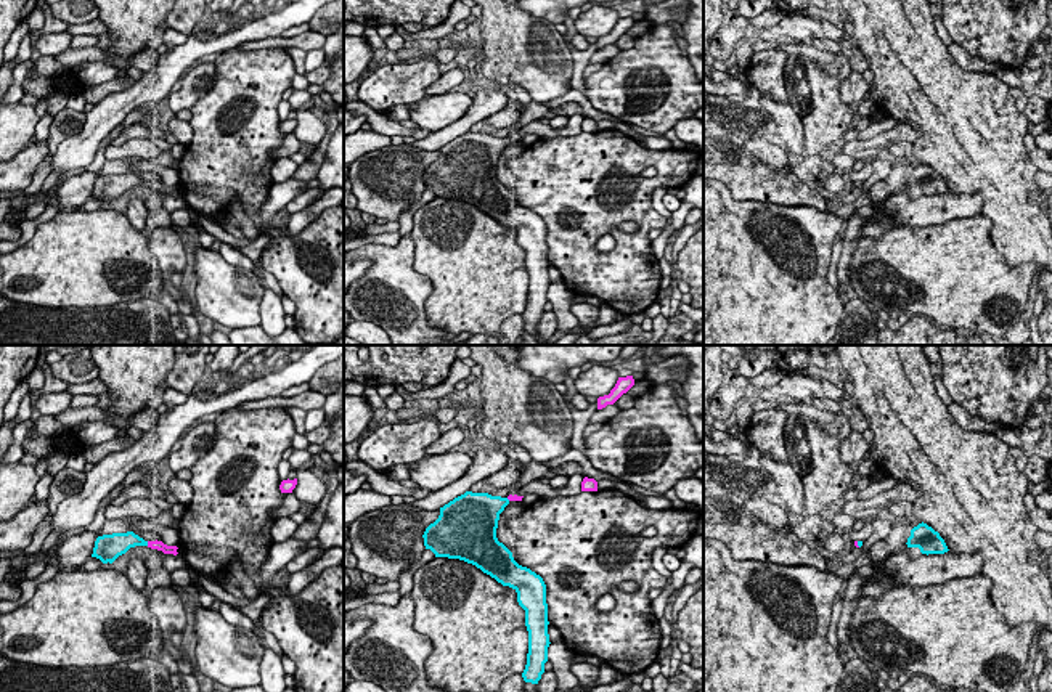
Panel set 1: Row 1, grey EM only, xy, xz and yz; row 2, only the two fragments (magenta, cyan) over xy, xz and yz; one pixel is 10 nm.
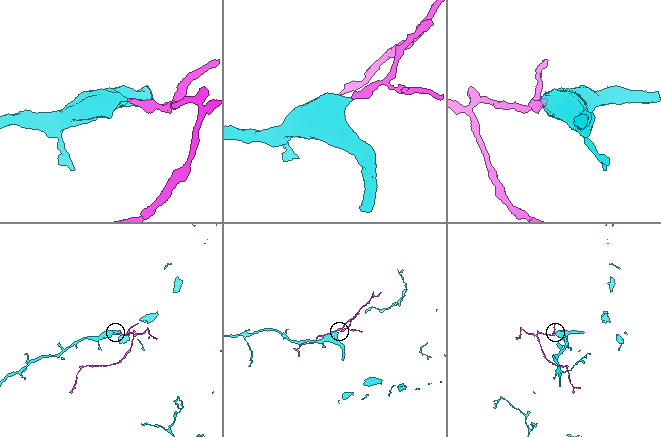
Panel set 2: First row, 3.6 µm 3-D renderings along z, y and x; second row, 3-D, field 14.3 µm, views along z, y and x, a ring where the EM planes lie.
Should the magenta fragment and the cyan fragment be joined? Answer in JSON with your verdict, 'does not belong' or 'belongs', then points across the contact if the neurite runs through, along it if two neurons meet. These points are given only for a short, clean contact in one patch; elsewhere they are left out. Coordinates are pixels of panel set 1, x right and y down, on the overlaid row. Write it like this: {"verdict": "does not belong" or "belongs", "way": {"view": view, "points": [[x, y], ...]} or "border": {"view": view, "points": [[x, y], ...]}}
{"verdict": "belongs"}

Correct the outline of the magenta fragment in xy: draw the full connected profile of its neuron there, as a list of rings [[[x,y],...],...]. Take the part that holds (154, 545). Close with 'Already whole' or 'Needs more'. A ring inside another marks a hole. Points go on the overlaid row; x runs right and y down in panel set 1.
[[[133,531],[112,533],[98,536],[95,541],[92,557],[100,559],[103,564],[112,564],[119,556],[125,554],[130,547],[148,546],[151,549],[162,551],[164,554],[177,556],[177,546],[167,546],[162,541],[145,541]]]. Needs more

